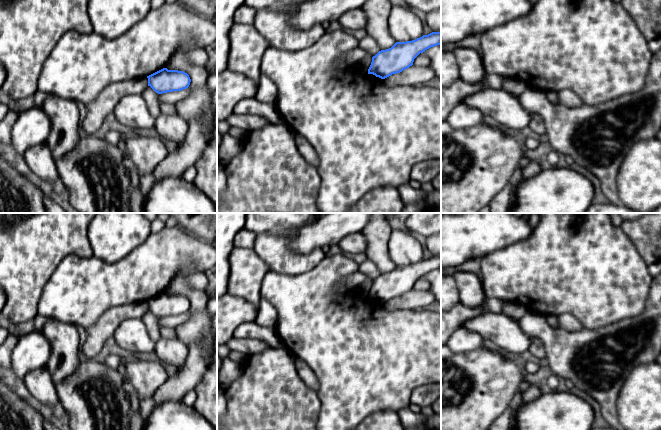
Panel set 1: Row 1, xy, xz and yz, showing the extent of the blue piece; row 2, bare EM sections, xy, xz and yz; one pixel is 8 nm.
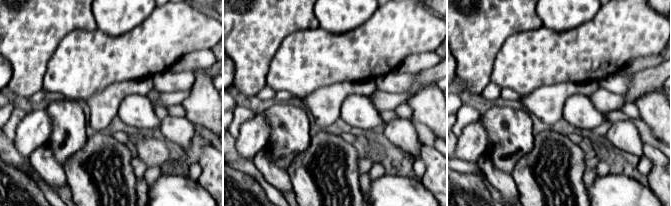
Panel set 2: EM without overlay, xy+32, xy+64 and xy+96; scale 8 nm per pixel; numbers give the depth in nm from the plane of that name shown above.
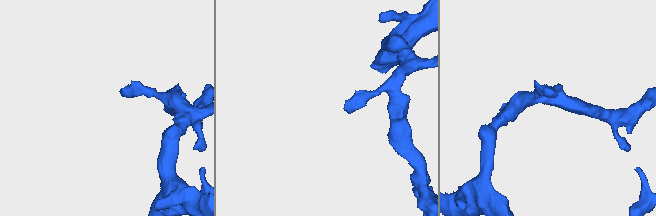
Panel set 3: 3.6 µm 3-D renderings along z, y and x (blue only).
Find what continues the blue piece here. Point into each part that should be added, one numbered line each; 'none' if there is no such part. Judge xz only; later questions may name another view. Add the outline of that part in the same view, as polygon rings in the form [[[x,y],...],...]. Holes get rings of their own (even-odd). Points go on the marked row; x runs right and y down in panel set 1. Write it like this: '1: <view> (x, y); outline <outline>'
none

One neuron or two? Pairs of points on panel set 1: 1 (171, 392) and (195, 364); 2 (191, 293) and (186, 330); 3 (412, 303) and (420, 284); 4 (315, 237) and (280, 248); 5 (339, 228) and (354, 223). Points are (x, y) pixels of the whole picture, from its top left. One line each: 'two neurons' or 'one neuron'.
1: one neuron
2: one neuron
3: two neurons
4: two neurons
5: one neuron

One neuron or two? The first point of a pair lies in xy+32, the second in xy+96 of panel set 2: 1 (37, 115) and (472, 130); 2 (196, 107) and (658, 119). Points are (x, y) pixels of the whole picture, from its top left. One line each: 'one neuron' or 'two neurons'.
1: one neuron
2: one neuron

